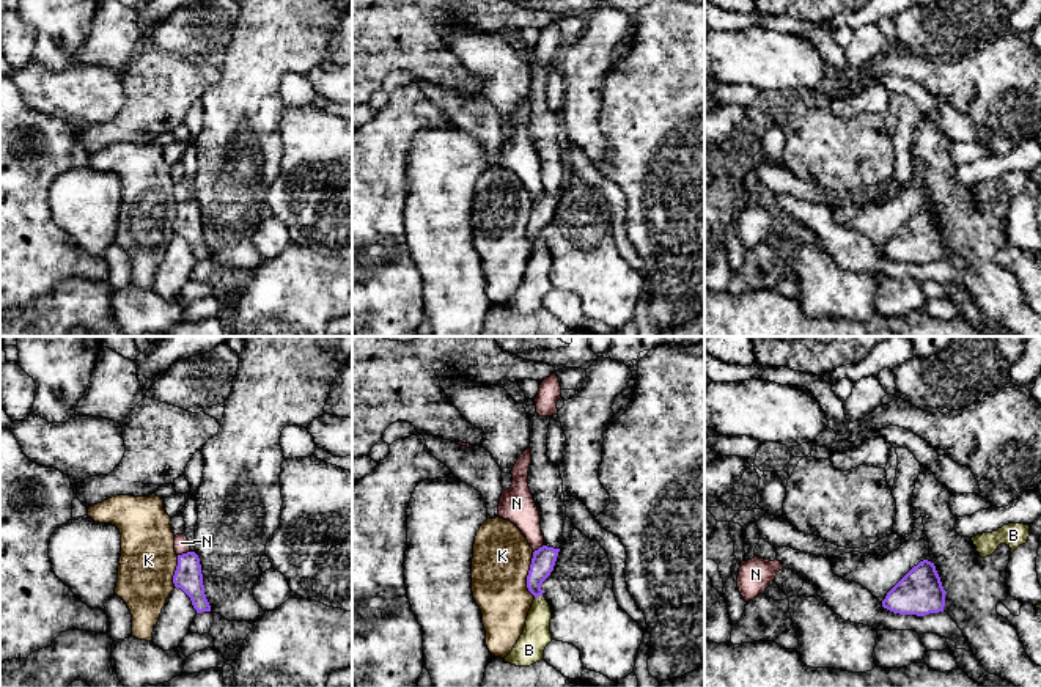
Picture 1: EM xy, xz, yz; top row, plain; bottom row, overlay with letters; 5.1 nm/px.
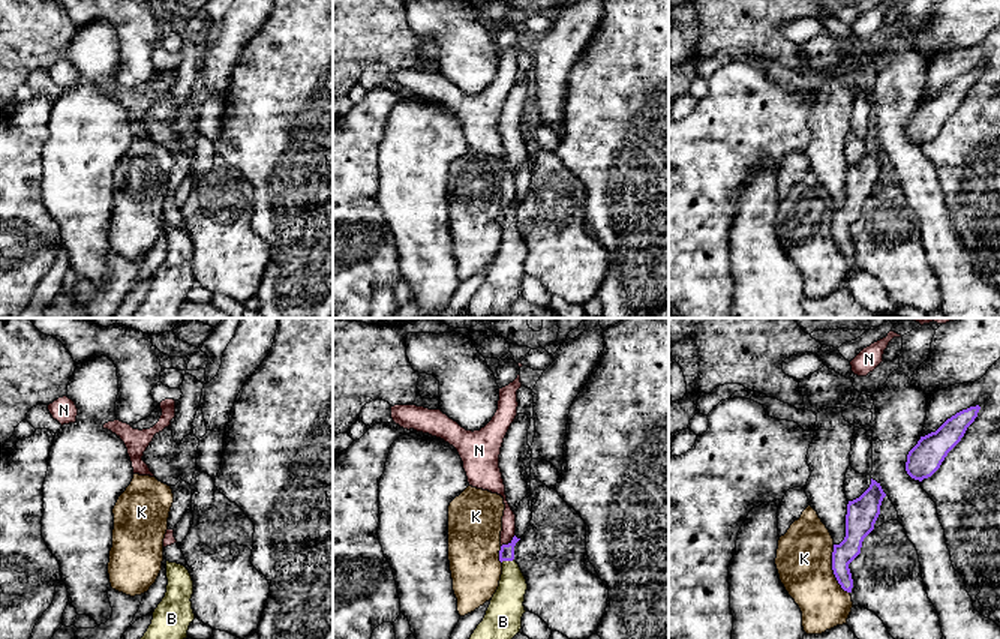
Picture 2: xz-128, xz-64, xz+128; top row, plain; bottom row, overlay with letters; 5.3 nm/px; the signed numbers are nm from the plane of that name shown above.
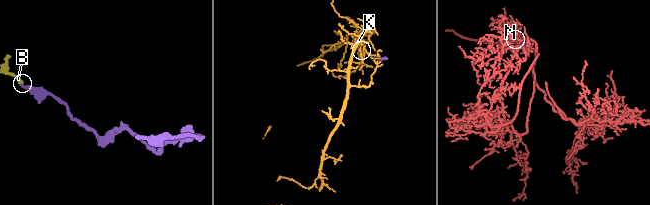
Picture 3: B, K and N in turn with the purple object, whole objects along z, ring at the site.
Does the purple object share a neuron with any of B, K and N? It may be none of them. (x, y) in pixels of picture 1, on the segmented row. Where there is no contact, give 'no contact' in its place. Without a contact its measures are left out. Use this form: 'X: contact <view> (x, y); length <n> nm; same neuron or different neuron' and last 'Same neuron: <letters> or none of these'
B: contact xz (538, 596); length 40 nm; same neuron
K: contact xz (529, 574); length 240 nm; different neuron
N: contact xy (184, 554); length 80 nm; different neuron
Same neuron: B

